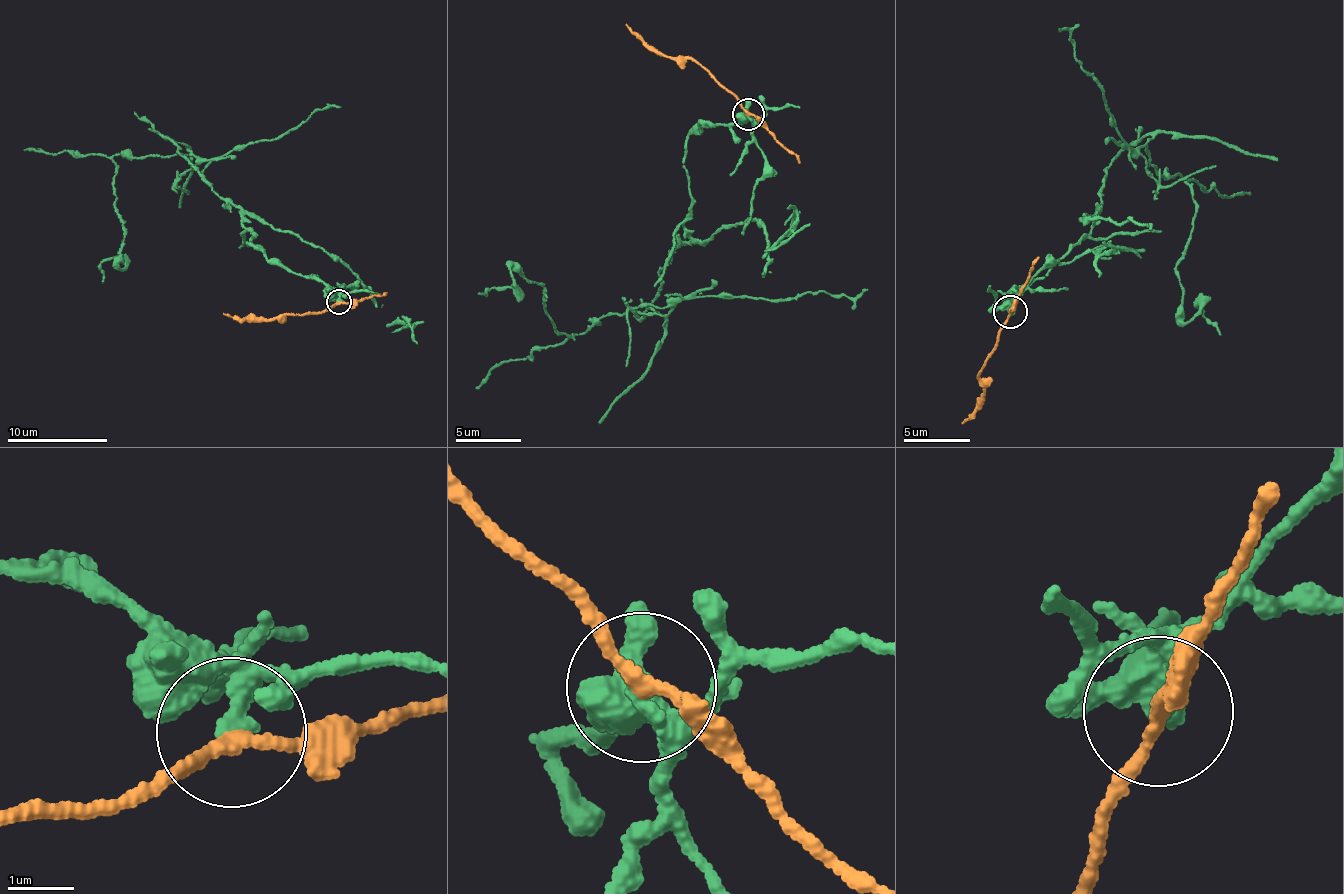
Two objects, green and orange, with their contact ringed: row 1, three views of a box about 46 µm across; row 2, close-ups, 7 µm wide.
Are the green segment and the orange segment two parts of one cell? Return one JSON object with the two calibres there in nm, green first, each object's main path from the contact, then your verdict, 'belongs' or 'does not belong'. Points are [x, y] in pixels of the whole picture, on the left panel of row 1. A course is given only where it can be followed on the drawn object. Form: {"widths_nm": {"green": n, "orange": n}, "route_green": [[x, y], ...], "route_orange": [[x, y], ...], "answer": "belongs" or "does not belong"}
{"widths_nm": {"green": 220, "orange": 180}, "route_green": [[337, 302], [248, 245], [235, 207], [166, 139], [191, 153], [113, 160], [124, 265], [105, 259], [103, 283]], "route_orange": [[339, 302], [299, 315], [269, 320], [224, 314]], "answer": "does not belong"}

